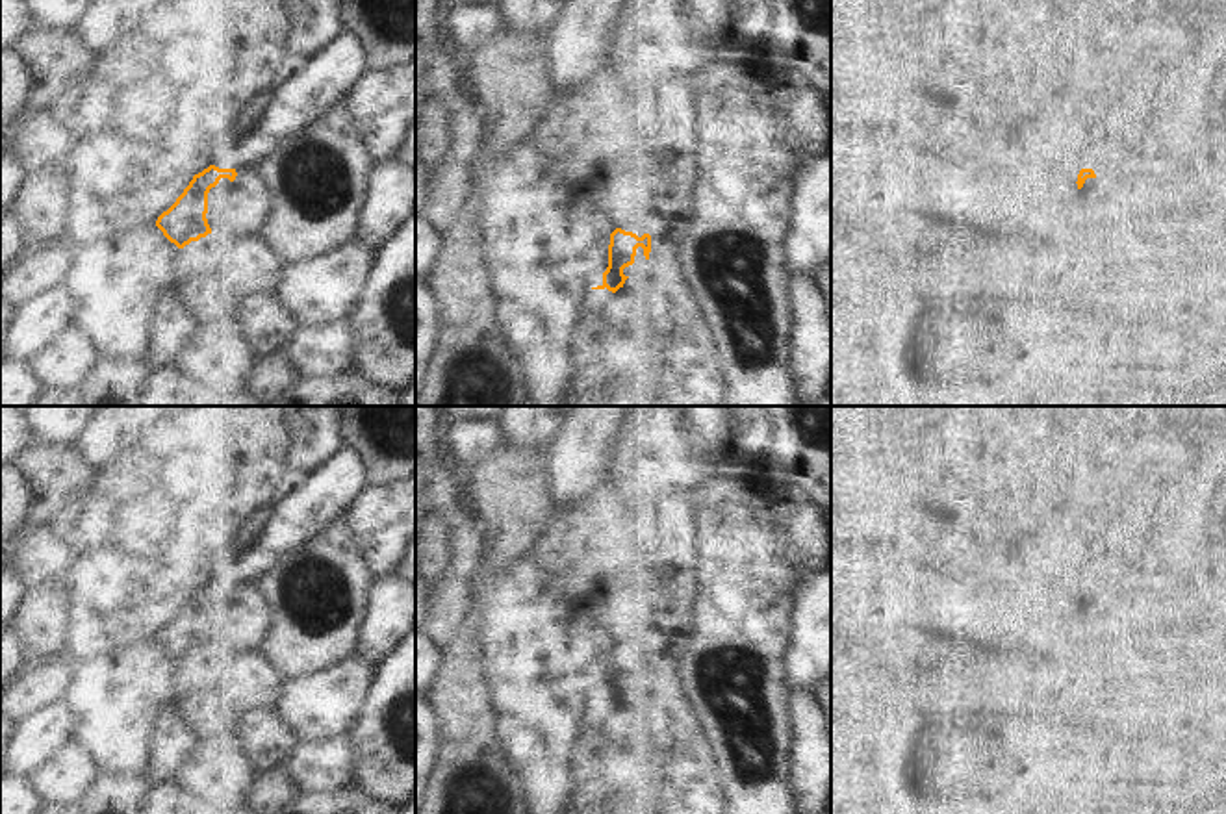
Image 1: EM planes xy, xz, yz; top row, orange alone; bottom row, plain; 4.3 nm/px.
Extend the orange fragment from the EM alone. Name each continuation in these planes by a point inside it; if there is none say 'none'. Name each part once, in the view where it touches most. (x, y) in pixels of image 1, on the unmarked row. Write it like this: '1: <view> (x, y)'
1: xy (327, 496)

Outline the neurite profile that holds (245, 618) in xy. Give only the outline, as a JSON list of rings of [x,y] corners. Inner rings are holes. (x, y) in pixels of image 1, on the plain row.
[[[256,582],[237,584],[234,597],[221,593],[208,608],[208,640],[217,649],[262,649],[275,627],[275,614]]]

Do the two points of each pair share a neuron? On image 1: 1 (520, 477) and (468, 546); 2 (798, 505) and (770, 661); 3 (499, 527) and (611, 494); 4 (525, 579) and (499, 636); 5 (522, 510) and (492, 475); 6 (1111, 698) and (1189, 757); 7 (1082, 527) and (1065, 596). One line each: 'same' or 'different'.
1: different
2: different
3: different
4: same
5: same
6: different
7: different

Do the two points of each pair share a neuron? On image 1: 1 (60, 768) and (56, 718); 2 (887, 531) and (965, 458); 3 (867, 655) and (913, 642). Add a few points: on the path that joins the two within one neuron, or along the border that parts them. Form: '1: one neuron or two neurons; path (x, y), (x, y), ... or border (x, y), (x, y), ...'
1: two neurons; border (71, 740), (52, 751), (26, 777)
2: two neurons; border (893, 471), (935, 488), (976, 492)
3: one neuron; path (878, 655), (902, 653)

